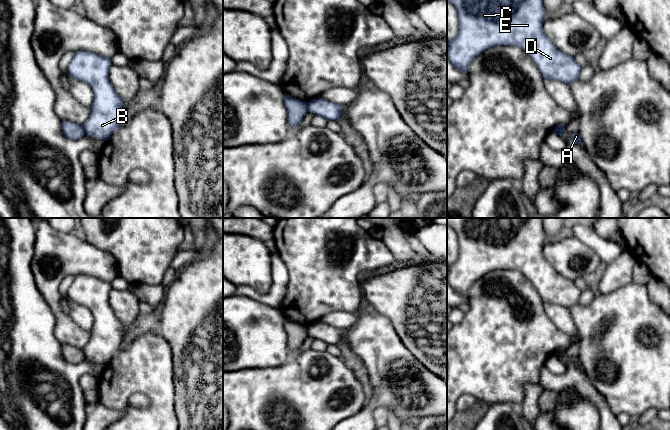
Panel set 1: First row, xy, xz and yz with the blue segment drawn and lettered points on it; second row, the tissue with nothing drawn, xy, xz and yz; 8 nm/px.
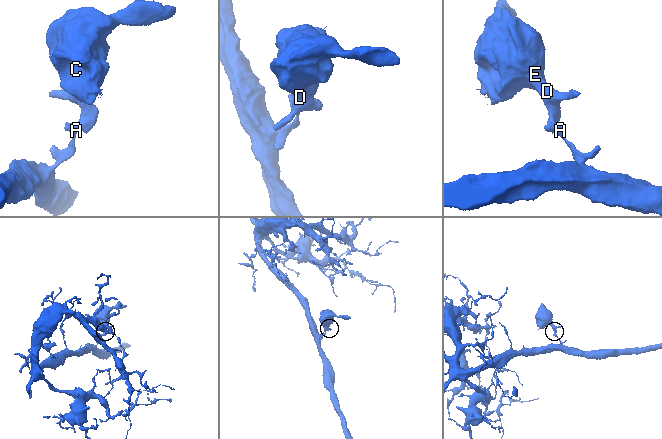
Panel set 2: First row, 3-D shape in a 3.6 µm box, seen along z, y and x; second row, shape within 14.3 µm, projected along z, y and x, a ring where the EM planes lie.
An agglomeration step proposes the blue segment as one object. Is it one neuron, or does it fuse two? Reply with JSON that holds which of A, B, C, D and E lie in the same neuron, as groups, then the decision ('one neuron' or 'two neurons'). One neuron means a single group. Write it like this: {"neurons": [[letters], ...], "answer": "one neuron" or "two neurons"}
{"neurons": [["A"], ["B", "C", "D", "E"]], "answer": "two neurons"}

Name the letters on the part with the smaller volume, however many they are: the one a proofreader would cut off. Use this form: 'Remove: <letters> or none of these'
Remove: B, C, D, E

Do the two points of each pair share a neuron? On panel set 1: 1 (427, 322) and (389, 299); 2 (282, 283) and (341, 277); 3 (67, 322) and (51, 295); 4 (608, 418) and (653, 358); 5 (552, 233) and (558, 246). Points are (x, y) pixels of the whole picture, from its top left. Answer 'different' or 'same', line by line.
1: same
2: different
3: same
4: different
5: different

